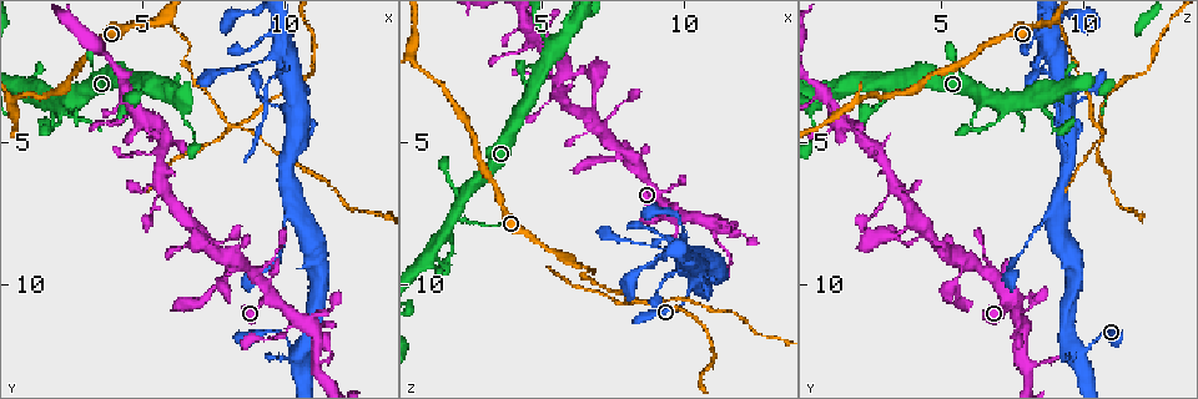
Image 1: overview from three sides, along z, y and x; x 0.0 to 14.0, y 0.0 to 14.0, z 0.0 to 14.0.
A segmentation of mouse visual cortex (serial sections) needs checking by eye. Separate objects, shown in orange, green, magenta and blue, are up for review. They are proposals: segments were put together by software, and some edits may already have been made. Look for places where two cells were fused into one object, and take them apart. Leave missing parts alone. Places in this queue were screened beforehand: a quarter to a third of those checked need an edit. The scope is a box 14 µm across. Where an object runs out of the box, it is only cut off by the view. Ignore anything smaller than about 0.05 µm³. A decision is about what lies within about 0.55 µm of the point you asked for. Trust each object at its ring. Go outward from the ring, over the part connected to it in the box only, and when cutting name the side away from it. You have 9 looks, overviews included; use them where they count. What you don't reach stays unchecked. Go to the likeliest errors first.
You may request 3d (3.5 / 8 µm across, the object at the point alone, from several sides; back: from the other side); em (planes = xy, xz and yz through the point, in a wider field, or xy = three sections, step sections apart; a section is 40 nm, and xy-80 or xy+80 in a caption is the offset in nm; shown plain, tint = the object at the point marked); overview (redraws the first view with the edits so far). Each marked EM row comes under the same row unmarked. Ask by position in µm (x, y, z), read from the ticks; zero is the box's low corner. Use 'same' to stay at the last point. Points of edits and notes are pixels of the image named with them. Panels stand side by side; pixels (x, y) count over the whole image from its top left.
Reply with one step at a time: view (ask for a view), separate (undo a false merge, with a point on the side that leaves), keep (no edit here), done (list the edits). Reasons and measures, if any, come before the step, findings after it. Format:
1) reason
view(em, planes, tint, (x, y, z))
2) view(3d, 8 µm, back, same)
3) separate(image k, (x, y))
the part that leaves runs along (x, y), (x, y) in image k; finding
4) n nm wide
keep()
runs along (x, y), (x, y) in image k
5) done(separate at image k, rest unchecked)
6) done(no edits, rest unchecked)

four-way junction
view(3d, 3.5 µm, (8.5, 4.4, 10.6))

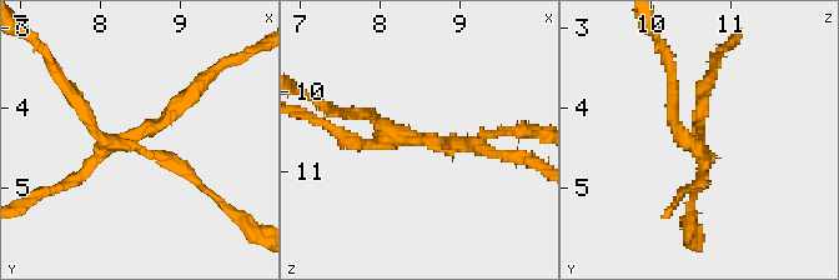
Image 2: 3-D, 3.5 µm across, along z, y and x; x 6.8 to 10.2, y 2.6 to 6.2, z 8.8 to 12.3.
arms of 150, 150, 150, 150 nm
separate(image 2, (346, 139))
the part that leaves runs along (121, 143), (156, 128), (217, 66) in image 2; a second cell is stuck on

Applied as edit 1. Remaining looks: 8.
see it whole again
view(overview)

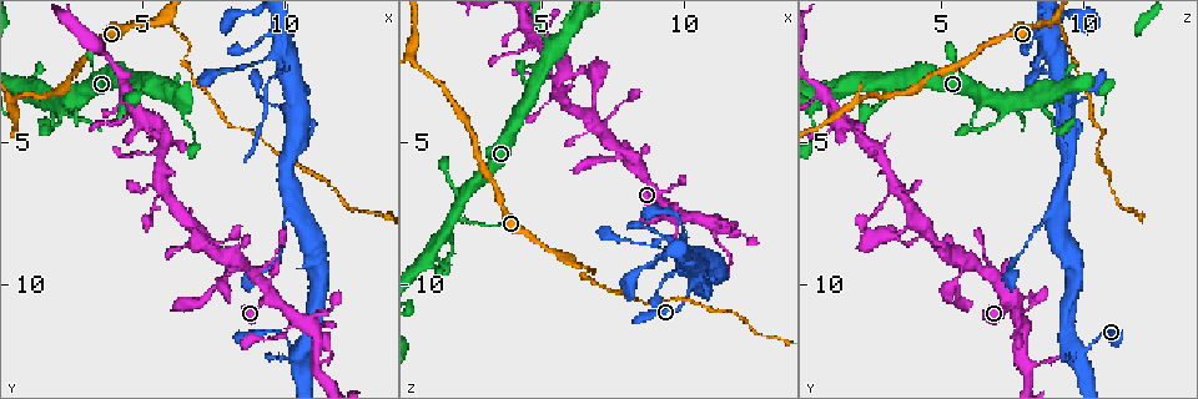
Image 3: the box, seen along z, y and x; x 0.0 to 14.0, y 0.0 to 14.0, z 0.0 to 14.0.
thin arm on a thick one
view(3d, 3.5 µm, (5.2, 3.1, 1.5))

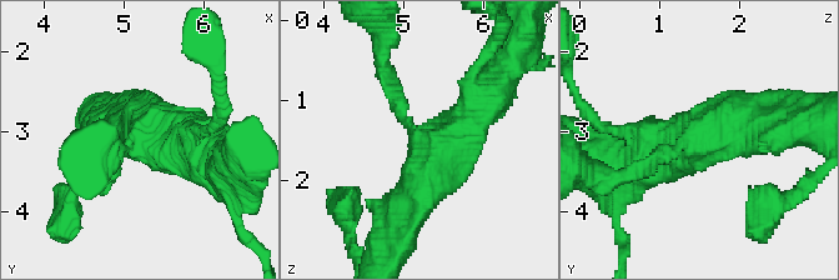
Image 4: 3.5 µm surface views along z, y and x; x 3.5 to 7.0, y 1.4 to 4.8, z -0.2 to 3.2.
keep()
runs along (401, 223), (485, 95) in image 4; continuous, no second cell

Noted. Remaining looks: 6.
three arms meet
view(3d, 3.5 µm, (10.4, 12.4, 9.9))

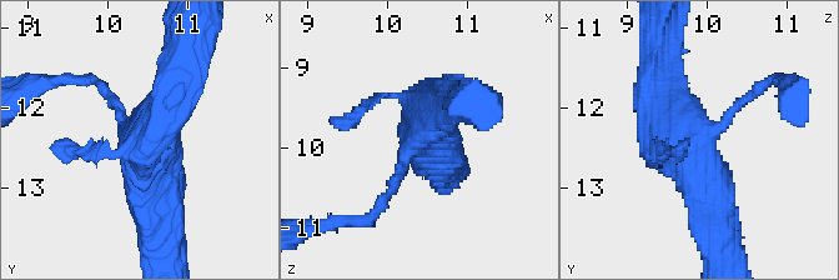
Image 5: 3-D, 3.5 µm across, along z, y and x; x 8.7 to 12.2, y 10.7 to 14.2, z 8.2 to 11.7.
view(em, xy, step 5, tint, (10.40, 12.35, 9.85))

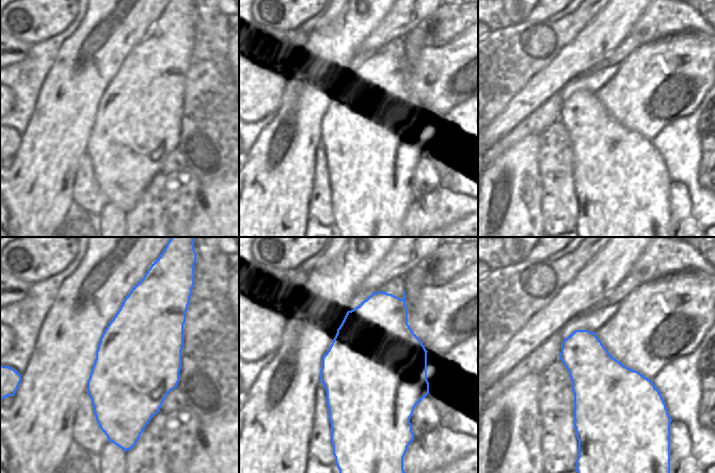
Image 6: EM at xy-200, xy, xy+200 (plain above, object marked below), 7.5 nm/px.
keep()
runs along (387, 194), (407, 149), (457, 98) in image 5; all the same cell

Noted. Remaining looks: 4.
sudden change in width
view(3d, 3.5 µm, (10.2, 7.6, 8.9))

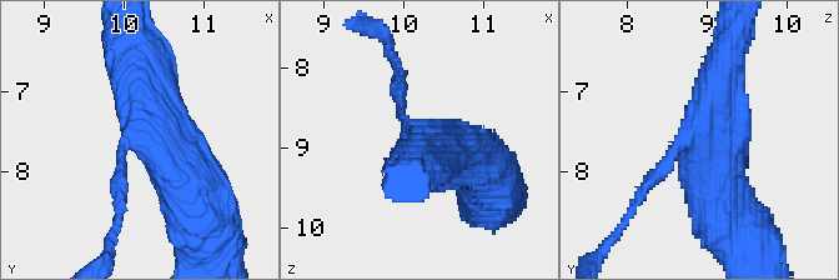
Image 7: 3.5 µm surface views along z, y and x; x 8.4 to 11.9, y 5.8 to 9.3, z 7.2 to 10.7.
need the tissue
view(em, planes, tint, (10.25, 7.55, 8.85))

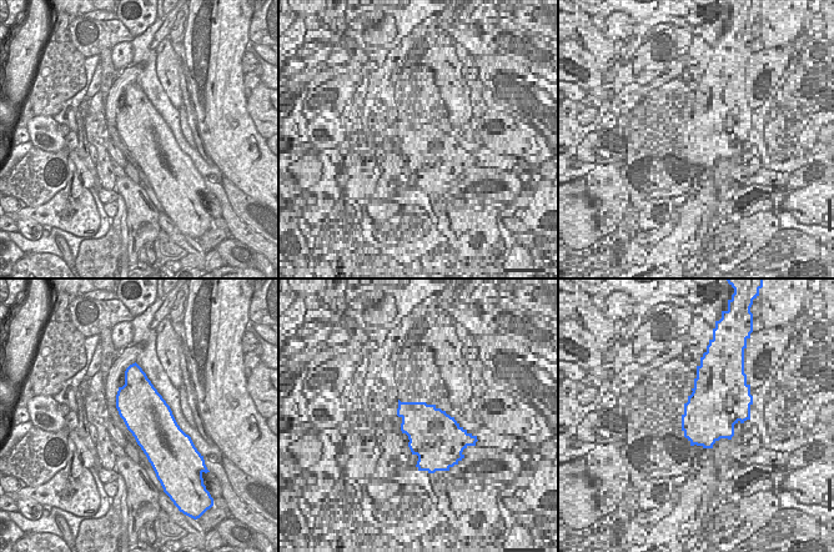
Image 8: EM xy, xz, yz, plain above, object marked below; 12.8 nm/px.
keep()
runs along (197, 205), (151, 118), (135, 55) in image 7; one cell here

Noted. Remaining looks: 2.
done(separate at image 2, rest unchecked)

